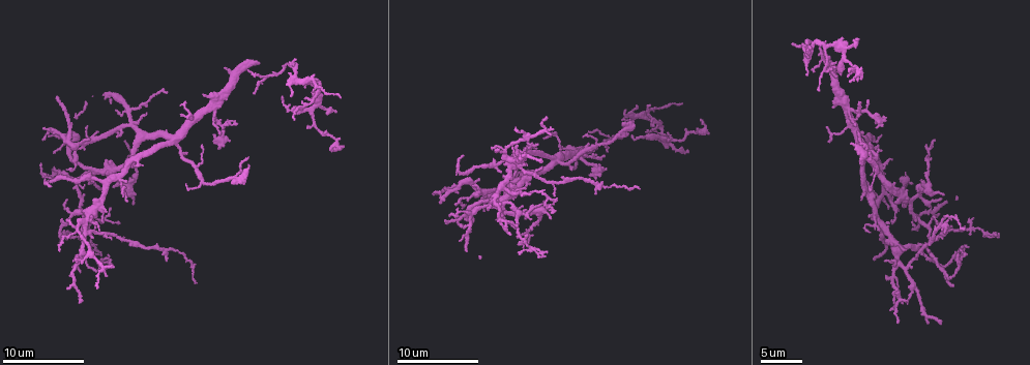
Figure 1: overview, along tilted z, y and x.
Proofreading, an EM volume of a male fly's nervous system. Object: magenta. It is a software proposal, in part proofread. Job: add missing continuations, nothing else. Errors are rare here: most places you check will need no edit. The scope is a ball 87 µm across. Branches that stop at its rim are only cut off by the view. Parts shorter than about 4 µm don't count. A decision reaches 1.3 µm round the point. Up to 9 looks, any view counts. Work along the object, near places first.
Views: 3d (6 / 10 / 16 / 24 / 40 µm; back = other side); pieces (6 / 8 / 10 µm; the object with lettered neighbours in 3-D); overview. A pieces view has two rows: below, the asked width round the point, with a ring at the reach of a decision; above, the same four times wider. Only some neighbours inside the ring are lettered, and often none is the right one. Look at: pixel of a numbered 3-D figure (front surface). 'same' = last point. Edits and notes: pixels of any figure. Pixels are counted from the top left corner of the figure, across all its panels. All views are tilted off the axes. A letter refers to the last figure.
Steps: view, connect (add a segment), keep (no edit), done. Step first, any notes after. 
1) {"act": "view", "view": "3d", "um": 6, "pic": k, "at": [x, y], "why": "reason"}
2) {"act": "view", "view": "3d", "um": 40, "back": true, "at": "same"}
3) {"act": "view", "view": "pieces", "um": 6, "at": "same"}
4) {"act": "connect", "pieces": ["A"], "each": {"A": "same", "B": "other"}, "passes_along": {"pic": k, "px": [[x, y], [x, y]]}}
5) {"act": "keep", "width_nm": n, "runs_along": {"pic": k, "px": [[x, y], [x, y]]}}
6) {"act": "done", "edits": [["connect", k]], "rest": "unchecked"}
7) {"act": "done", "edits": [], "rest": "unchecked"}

{"act": "view", "view": "pieces", "um": 6, "pic": 1, "at": [941, 199]}

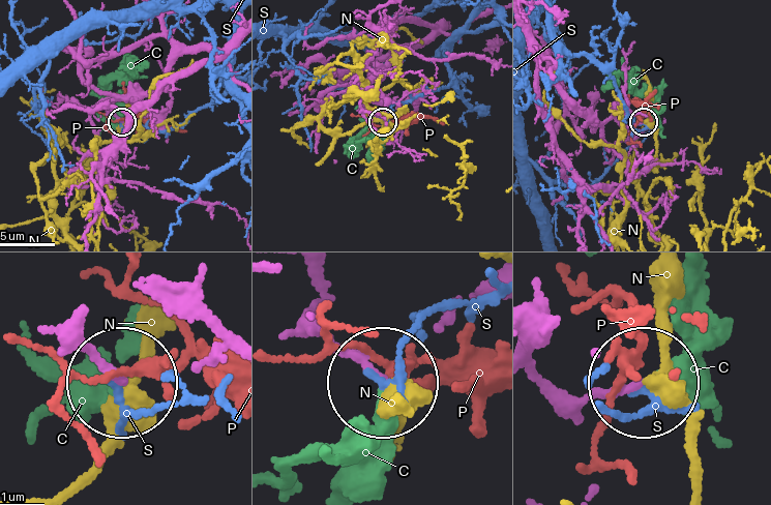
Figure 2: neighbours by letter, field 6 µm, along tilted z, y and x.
{"act": "keep", "width_nm": 170, "each": {"C": "other", "N": "other", "P": "other", "S": "other"}, "runs_along": {"pic": 2, "px": [[533, 378], [576, 395], [642, 382]]}, "found": "none of them fits"}

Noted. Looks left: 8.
{"act": "view", "view": "pieces", "um": 6, "pic": 1, "at": [510, 233], "why": "branch stops here"}

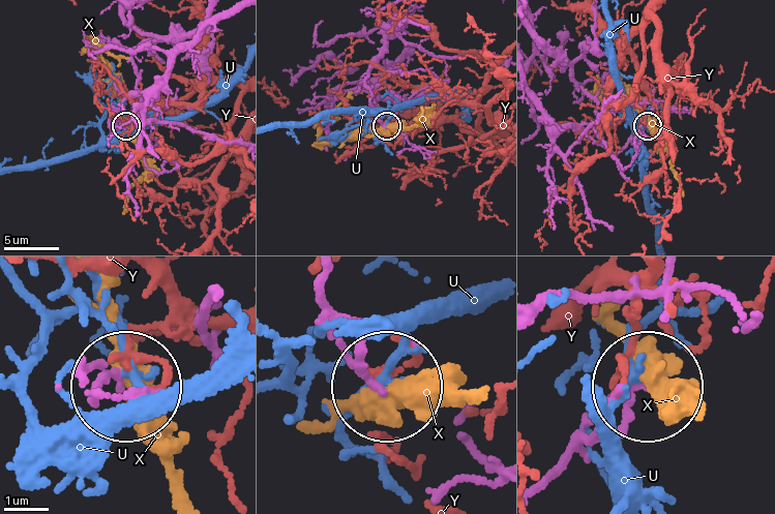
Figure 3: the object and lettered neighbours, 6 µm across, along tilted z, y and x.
{"act": "keep", "width_nm": 150, "each": {"U": "other", "X": "other", "Y": "other"}, "runs_along": {"pic": 3, "px": [[324, 275], [345, 348], [380, 386]]}, "found": "none of them fits"}

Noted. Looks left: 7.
{"act": "view", "view": "pieces", "um": 8, "pic": 1, "at": [874, 258], "why": "thin end"}

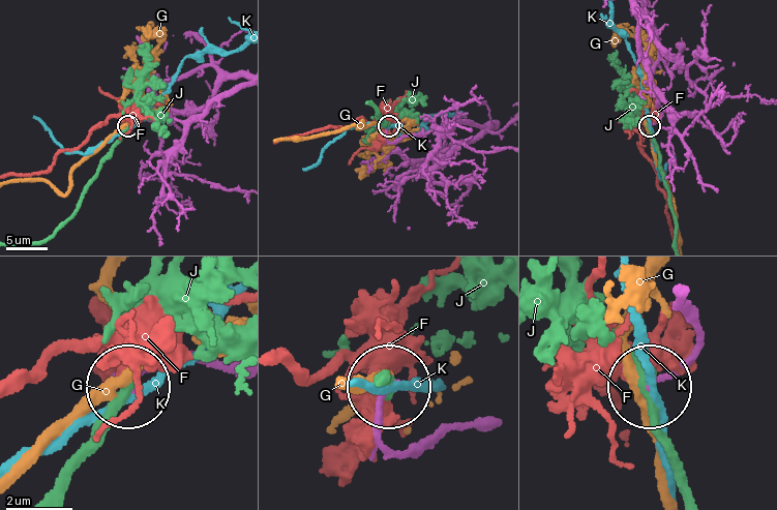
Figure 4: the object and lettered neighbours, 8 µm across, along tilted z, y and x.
{"act": "keep", "width_nm": 120, "each": {"F": "other", "G": "other", "J": "other", "K": "other"}, "runs_along": {"pic": 4, "px": [[674, 297], [697, 344], [654, 385]]}, "found": "no lettered segment goes on from it"}

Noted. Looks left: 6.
{"act": "view", "view": "pieces", "um": 6, "pic": 1, "at": [81, 298], "why": "branch stops here"}

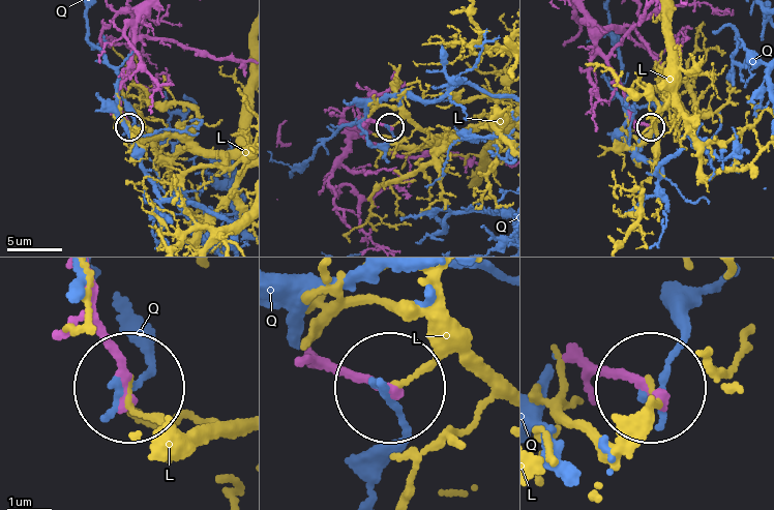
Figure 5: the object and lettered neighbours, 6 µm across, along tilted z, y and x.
{"act": "keep", "each": {"L": "other", "Q": "other"}, "found": "no lettered segment goes on from it"}

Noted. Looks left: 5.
{"act": "done", "edits": [], "rest": "unchecked"}

